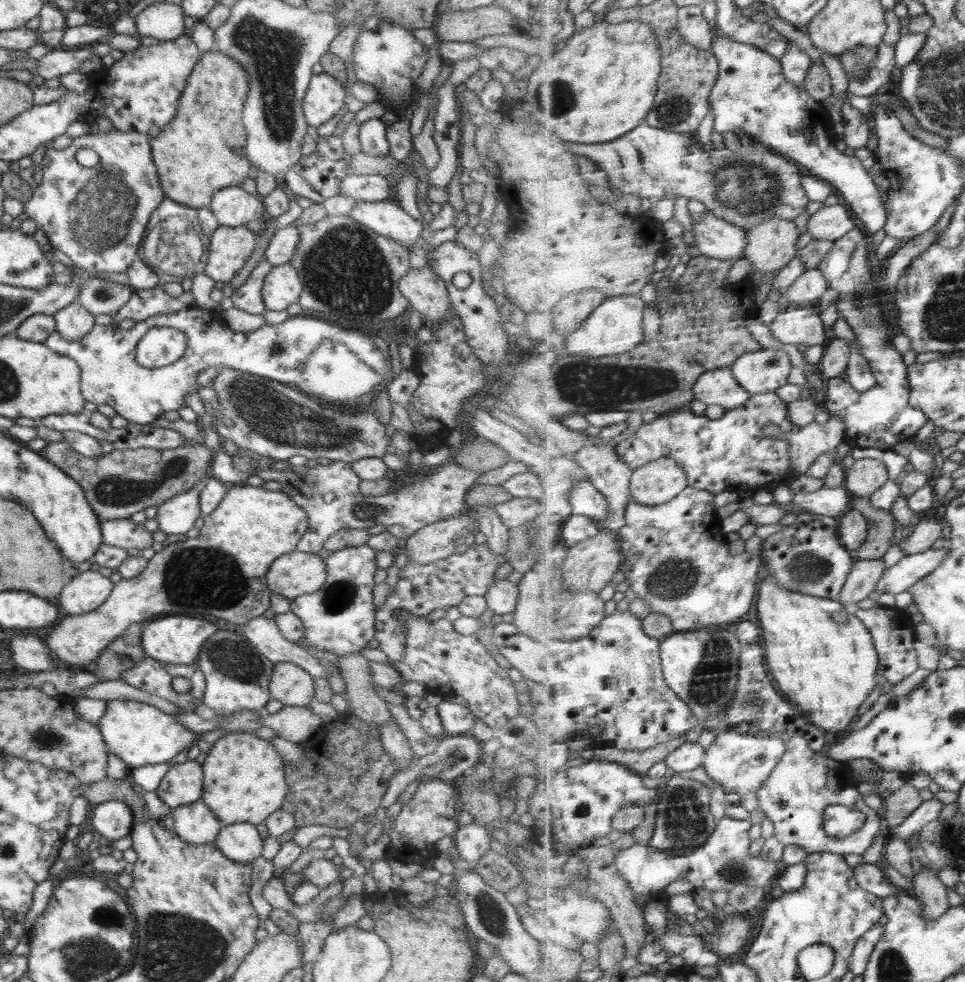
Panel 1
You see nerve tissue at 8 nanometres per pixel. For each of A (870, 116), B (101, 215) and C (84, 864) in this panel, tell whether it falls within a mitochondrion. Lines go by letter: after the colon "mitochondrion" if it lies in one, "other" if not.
A: other
B: mitochondrion
C: other

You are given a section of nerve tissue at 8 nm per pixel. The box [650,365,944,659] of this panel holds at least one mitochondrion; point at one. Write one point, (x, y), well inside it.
(808, 569)

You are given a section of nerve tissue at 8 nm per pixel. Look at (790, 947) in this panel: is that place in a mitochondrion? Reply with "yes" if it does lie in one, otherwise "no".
yes

